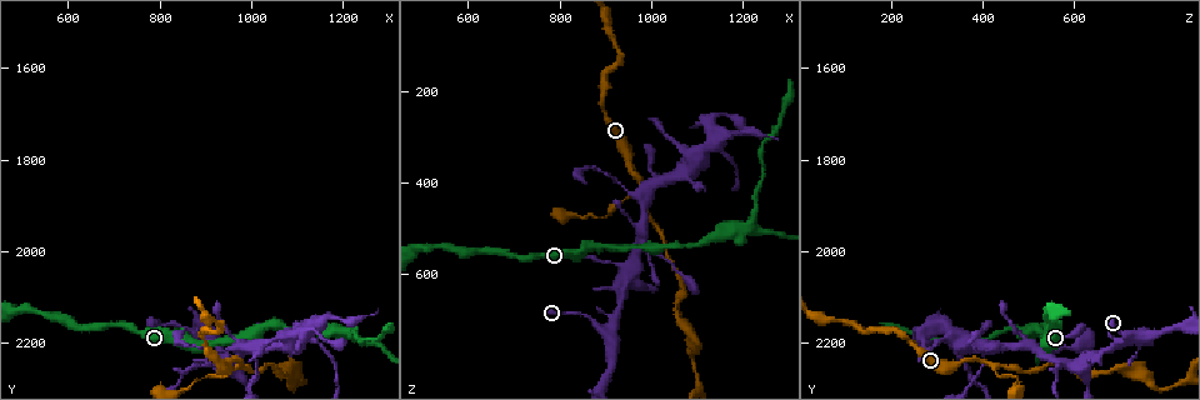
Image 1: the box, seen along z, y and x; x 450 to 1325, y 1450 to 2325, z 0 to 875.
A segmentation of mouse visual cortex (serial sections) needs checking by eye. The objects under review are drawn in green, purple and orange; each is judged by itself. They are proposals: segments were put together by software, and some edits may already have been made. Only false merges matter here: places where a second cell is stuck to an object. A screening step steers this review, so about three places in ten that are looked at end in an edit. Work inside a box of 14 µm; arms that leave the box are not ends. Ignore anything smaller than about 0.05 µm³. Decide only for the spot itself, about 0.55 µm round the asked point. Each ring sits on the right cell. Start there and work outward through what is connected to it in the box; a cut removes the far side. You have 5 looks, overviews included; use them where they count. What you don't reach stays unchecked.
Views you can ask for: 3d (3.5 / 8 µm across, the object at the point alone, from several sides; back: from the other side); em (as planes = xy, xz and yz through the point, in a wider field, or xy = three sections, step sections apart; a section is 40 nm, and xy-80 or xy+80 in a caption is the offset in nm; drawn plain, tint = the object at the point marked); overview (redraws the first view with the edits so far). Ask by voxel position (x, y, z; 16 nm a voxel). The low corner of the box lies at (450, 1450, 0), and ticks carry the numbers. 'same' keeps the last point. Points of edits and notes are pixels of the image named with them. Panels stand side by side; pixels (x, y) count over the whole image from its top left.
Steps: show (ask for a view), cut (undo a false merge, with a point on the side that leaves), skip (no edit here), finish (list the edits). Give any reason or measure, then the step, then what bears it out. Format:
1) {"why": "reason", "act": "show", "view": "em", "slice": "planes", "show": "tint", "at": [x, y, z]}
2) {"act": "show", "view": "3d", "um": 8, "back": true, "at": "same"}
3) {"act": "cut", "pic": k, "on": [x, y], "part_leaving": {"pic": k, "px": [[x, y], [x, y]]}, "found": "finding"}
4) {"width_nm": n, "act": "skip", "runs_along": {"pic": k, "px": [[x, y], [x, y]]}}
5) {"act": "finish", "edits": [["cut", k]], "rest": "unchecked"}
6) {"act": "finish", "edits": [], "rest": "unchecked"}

{"why": "arms part here", "act": "show", "view": "3d", "um": 3.5, "at": [1215, 2175, 500]}

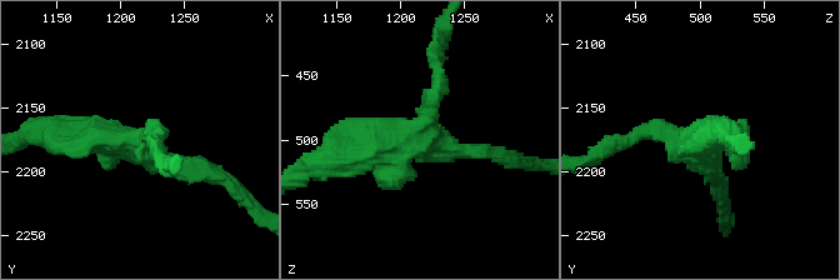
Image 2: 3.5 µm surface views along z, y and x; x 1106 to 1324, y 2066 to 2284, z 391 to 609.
{"act": "show", "view": "em", "slice": "xy", "step": 3, "show": "tint", "at": [1212, 2178, 496]}

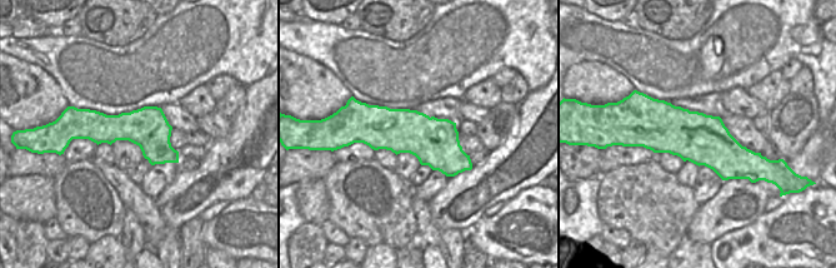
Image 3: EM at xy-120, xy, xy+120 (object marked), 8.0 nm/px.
{"act": "cut", "pic": 2, "on": [159, 131], "found": "a second cell is stuck on"}

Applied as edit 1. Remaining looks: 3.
{"why": "see it whole again", "act": "show", "view": "overview"}

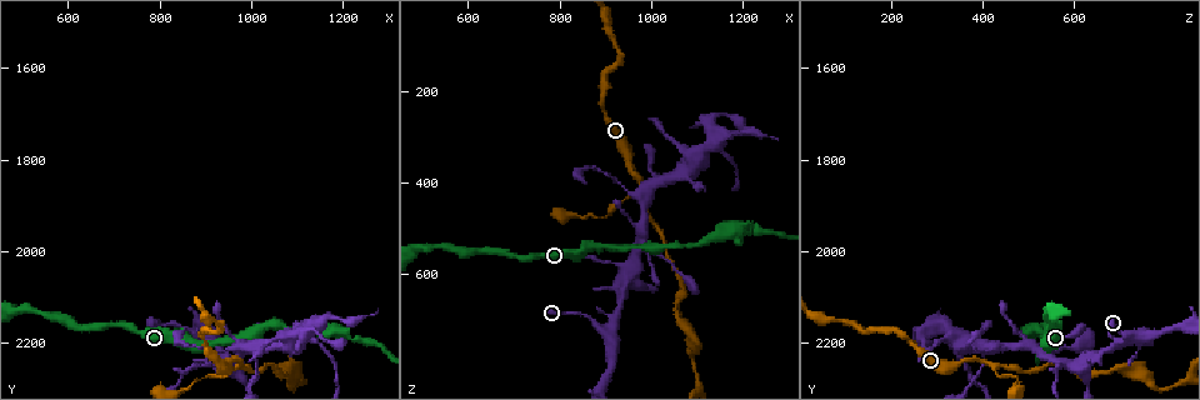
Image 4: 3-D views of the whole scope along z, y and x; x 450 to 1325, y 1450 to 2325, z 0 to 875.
{"why": "looks like a crossing", "act": "show", "view": "3d", "um": 3.5, "at": [950, 2250, 615]}

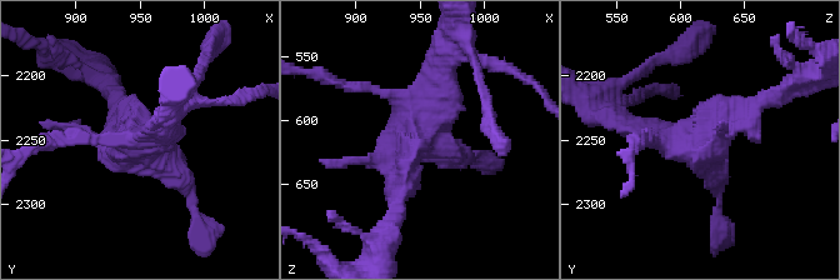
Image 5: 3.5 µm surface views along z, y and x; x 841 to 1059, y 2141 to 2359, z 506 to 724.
{"act": "show", "view": "em", "slice": "xy", "step": 3, "show": "tint", "at": [946, 2252, 618]}

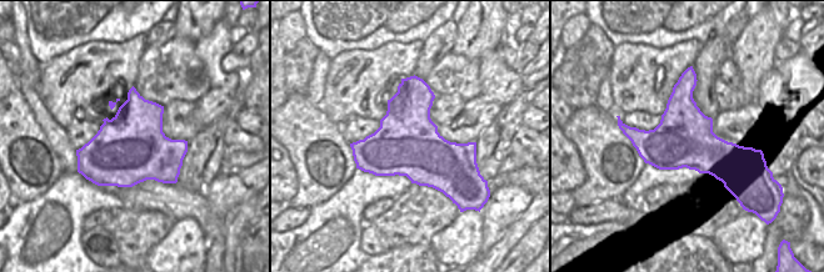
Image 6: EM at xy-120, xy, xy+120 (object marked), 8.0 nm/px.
{"width_nm": 500, "act": "skip", "runs_along": {"pic": 5, "px": [[396, 201], [441, 70]]}, "found": "continuous, no second cell"}

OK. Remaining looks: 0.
{"act": "finish", "edits": [["cut", 2]], "rest": "unchecked"}

